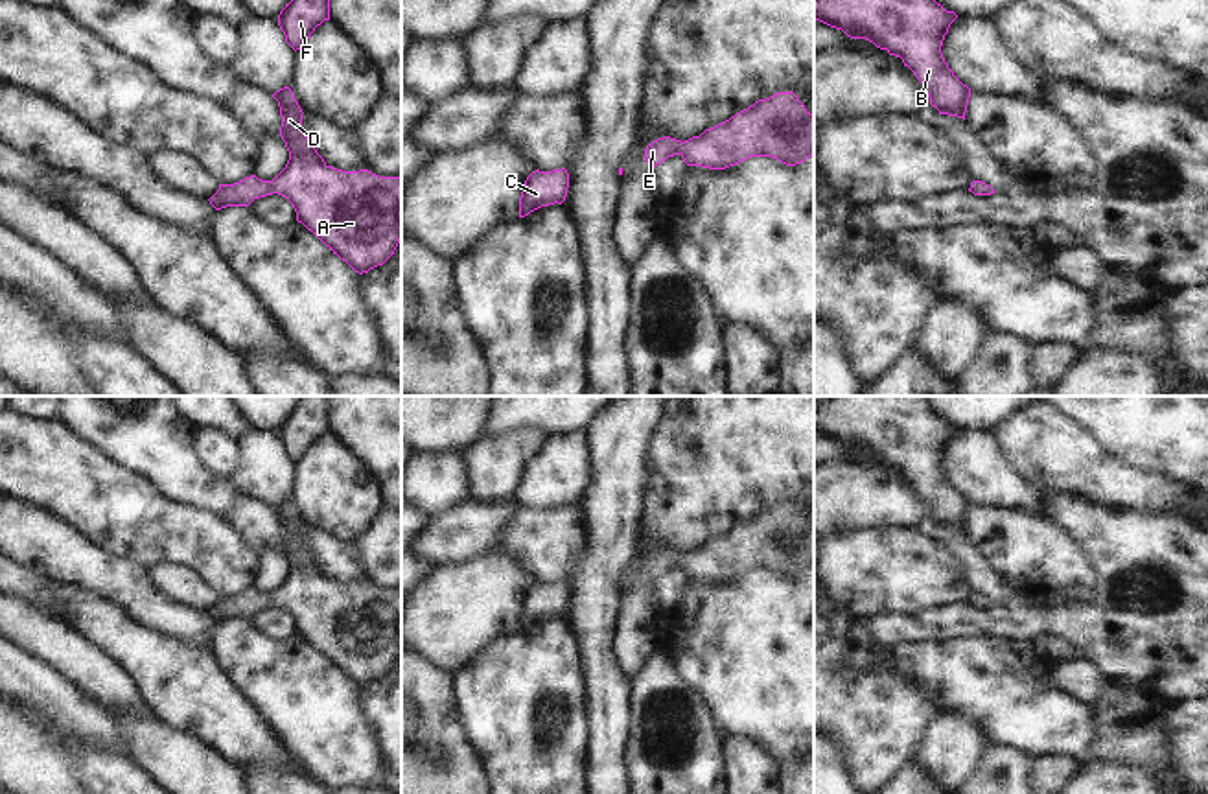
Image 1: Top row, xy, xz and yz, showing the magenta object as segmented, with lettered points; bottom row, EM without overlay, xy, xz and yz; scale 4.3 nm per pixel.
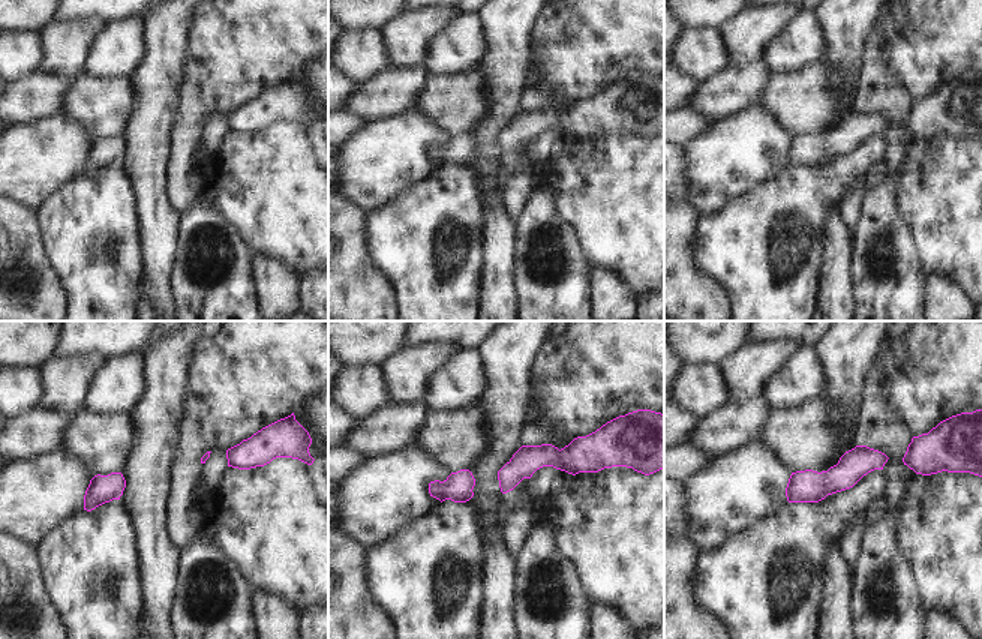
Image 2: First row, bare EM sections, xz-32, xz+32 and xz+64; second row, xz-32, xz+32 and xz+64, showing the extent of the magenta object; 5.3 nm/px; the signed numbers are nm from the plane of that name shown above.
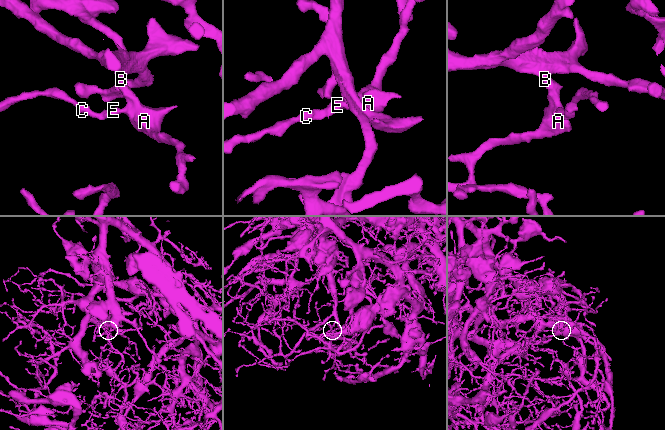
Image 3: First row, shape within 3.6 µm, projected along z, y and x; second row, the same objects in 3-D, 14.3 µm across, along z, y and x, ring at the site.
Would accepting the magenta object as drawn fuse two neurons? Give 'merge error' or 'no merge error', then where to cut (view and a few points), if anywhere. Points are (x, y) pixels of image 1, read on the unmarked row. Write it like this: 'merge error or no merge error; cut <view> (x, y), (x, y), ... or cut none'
no merge error; cut none

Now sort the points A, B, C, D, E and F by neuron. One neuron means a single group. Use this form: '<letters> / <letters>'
A B C D E F

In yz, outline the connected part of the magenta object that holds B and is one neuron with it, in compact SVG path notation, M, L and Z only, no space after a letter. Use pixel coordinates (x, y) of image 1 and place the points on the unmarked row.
M821 396L814 405L814 431L900 470L939 527L965 532L970 501L954 488L941 466L945 448L958 427L937 416L924 396Z

